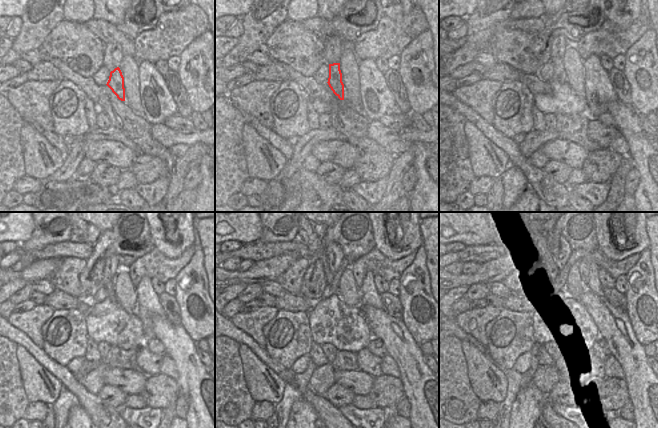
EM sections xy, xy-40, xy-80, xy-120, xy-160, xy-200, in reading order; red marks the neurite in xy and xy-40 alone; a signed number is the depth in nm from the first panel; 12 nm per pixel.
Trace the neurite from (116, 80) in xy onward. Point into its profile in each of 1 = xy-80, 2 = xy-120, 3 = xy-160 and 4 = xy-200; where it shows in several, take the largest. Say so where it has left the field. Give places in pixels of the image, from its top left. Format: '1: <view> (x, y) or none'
1: xy-80 (559, 75)
2: xy-120 (109, 284)
3: xy-160 (334, 282)
4: xy-200 (539, 251)

